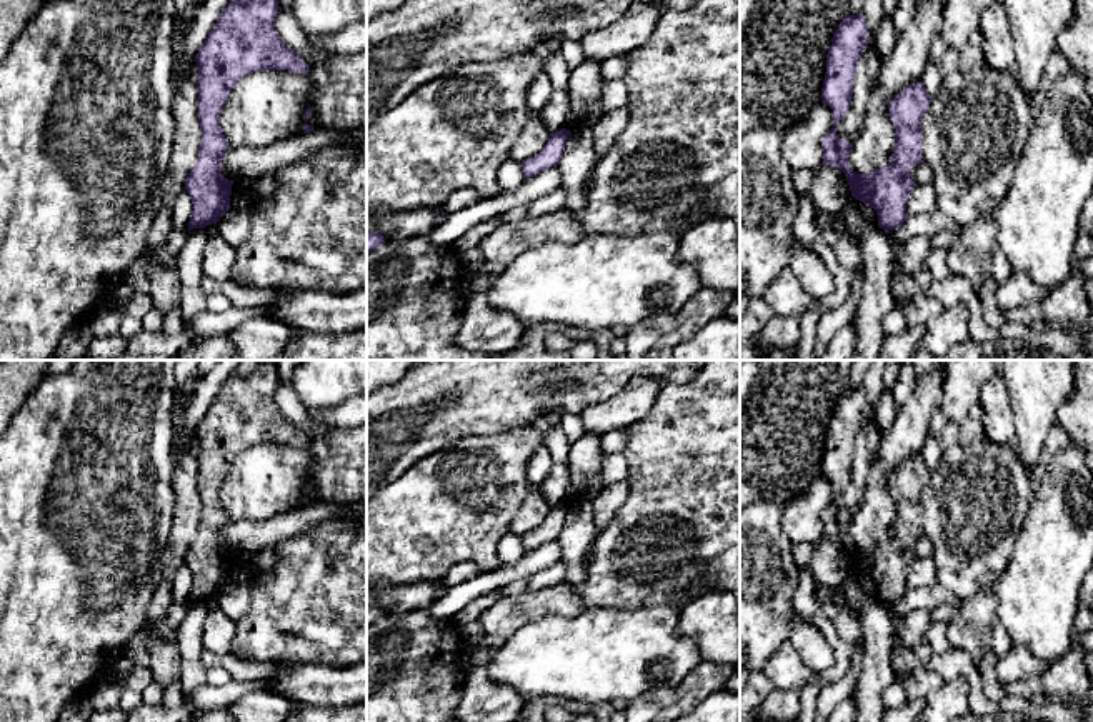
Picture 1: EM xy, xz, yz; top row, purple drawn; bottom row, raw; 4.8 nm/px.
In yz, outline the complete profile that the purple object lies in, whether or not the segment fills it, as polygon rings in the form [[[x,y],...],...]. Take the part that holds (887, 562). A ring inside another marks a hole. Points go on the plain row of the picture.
[[[861,387],[845,389],[833,407],[826,427],[826,447],[821,477],[833,484],[833,502],[823,510],[823,539],[841,544],[851,570],[876,584],[878,600],[890,605],[906,594],[906,577],[916,557],[910,552],[921,534],[921,490],[931,469],[921,455],[908,459],[888,479],[895,504],[891,535],[868,547],[856,547],[848,539],[853,517],[836,509],[836,499],[851,479],[855,447],[868,422],[866,395]]]

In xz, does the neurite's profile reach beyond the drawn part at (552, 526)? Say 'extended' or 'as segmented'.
as segmented

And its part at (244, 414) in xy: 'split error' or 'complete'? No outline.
complete

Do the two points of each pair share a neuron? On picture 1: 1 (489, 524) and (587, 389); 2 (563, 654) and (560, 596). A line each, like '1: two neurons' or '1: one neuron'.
1: two neurons
2: two neurons

